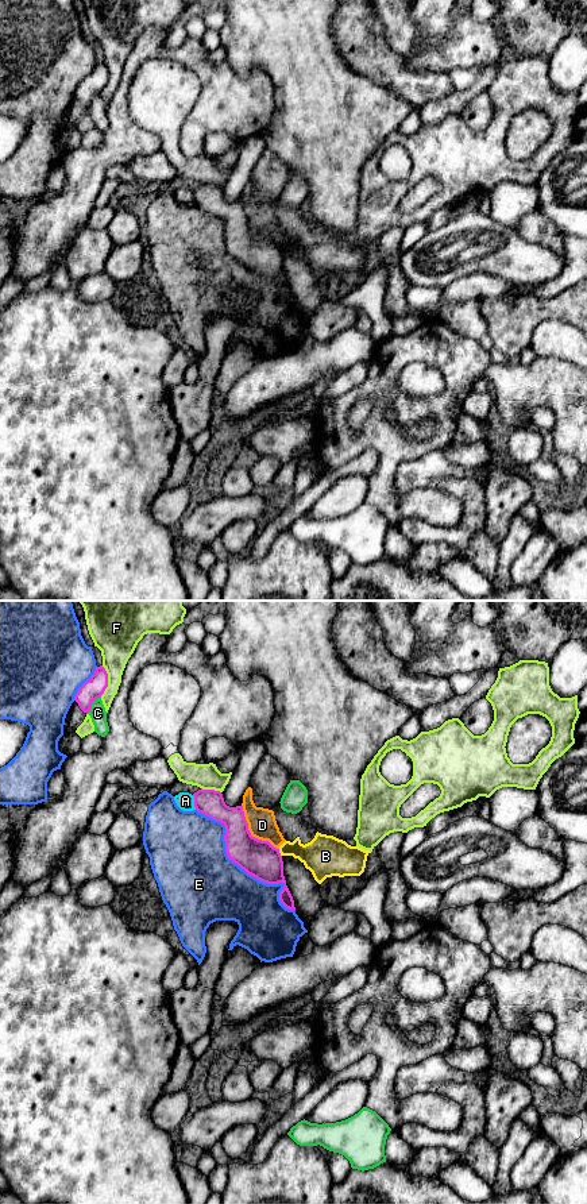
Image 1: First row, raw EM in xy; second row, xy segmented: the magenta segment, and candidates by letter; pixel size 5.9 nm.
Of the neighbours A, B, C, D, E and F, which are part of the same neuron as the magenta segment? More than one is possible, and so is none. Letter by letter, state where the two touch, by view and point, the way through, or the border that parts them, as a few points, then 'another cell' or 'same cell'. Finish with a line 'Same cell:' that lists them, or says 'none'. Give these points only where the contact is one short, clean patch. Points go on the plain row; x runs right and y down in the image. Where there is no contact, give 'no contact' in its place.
A: xy (194, 197) | another cell
B: xy (280, 249) | another cell
C: xy (91, 99) | another cell
D: xy (250, 228) | along xy (242, 200), (248, 227), (258, 234), (267, 235), (278, 244) | another cell
E: xy (242, 263) | another cell
F: xy (107, 76) | another cell
Same cell: none

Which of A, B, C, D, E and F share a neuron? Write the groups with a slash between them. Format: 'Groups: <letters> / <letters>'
Groups: A / B D / C / E / F

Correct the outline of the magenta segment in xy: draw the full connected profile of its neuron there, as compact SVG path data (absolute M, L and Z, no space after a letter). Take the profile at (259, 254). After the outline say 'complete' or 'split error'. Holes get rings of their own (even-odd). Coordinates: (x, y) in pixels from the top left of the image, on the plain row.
M201 184L193 192L198 208L225 221L224 236L228 254L263 278L283 278L285 282L279 288L279 296L286 304L296 305L283 271L283 256L279 244L269 236L251 231L243 201L227 201L223 189L215 185Z | complete

